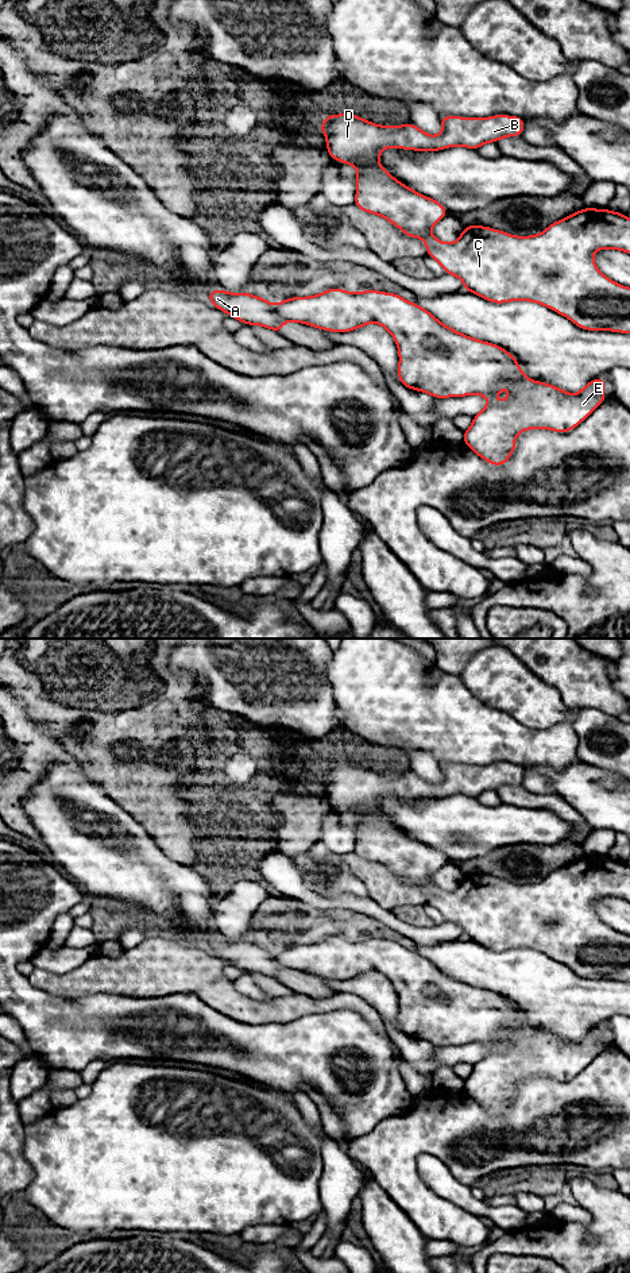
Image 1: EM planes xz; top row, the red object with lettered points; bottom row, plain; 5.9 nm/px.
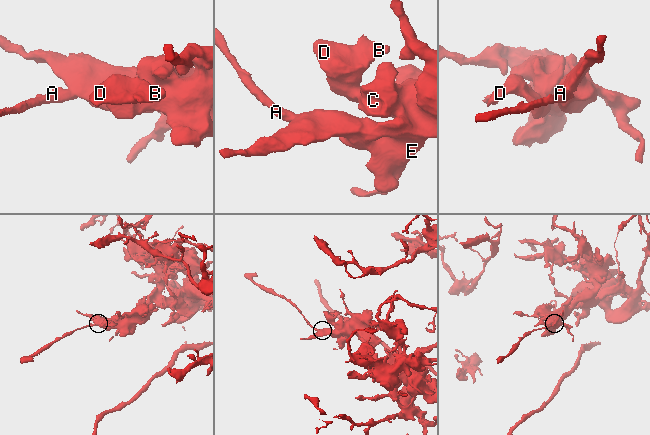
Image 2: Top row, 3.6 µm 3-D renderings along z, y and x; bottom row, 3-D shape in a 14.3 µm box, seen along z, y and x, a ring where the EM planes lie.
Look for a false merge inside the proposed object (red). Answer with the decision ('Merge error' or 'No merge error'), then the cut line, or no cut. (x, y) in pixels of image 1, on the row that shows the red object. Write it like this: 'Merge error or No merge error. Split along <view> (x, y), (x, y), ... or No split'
Merge error. Split along xz (274, 305), (274, 312), (285, 320)

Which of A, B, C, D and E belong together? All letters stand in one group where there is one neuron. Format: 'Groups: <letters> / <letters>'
Groups: A / B C D E

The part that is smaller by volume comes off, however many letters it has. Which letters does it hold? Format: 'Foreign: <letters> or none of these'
Foreign: A

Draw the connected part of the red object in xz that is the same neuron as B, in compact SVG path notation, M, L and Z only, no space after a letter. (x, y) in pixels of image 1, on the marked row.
M352 113L328 115L318 127L326 138L326 150L332 159L352 165L357 169L355 205L368 213L384 217L410 238L425 242L428 256L436 259L445 274L456 275L463 281L464 289L495 304L507 301L538 302L569 319L581 329L614 331L630 333L630 288L622 286L599 271L592 255L596 250L612 248L630 254L630 219L608 209L584 208L563 220L552 223L544 232L533 236L514 236L483 225L467 225L453 243L437 240L430 228L444 219L447 208L397 181L379 165L379 154L387 147L416 151L438 151L453 146L479 150L484 143L496 143L502 138L521 136L526 121L518 116L495 115L482 117L438 116L442 132L432 136L413 123L403 126L378 126Z

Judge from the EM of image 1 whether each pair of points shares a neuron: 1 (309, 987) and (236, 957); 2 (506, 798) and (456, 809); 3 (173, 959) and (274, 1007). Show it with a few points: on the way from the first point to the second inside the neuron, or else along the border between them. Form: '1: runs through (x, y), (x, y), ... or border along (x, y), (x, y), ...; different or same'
1: runs through (292, 979), (274, 971), (262, 960), (254, 959); same
2: border along (501, 802), (532, 809); different
3: runs through (198, 972), (231, 1003), (239, 1007), (248, 1007); same

